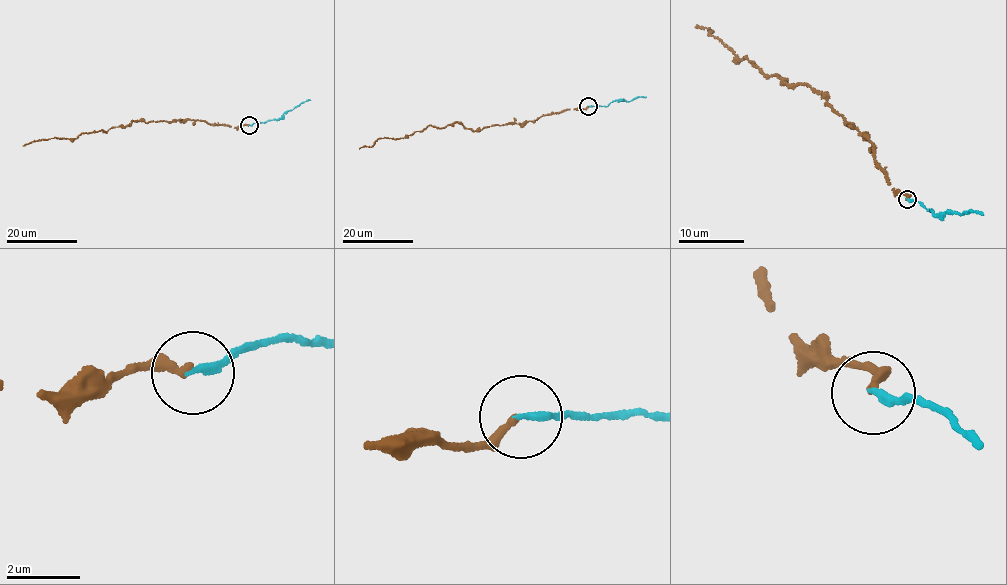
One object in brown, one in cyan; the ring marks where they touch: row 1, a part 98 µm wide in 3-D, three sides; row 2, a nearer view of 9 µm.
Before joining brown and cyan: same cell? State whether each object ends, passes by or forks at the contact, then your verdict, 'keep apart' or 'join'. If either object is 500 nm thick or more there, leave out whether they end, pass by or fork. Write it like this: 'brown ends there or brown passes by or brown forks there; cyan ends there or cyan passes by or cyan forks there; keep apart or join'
brown ends there; cyan ends there; join

